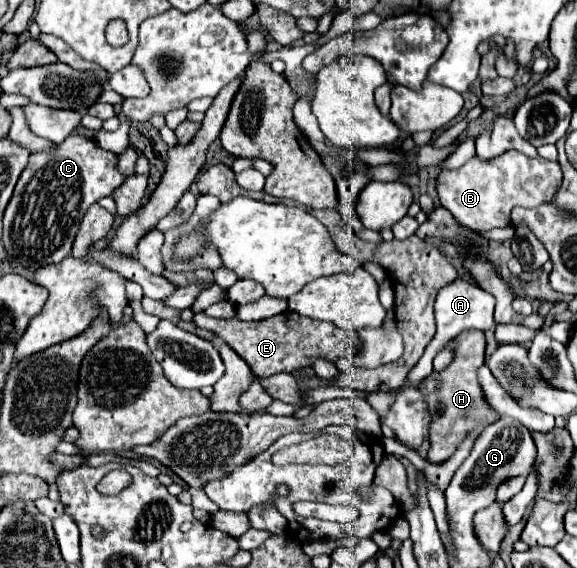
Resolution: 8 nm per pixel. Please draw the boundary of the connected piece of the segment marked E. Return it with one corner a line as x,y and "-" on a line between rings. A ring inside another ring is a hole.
293,311
273,315
263,321
241,321
241,319
213,319
205,313
195,313
195,325
201,329
209,329
217,333
233,351
239,353
251,367
257,377
269,377
279,371
295,371
309,365
309,357
323,357
327,361
335,361
337,357
353,357
359,349
357,333
343,331
333,323
323,323
315,319
307,319

